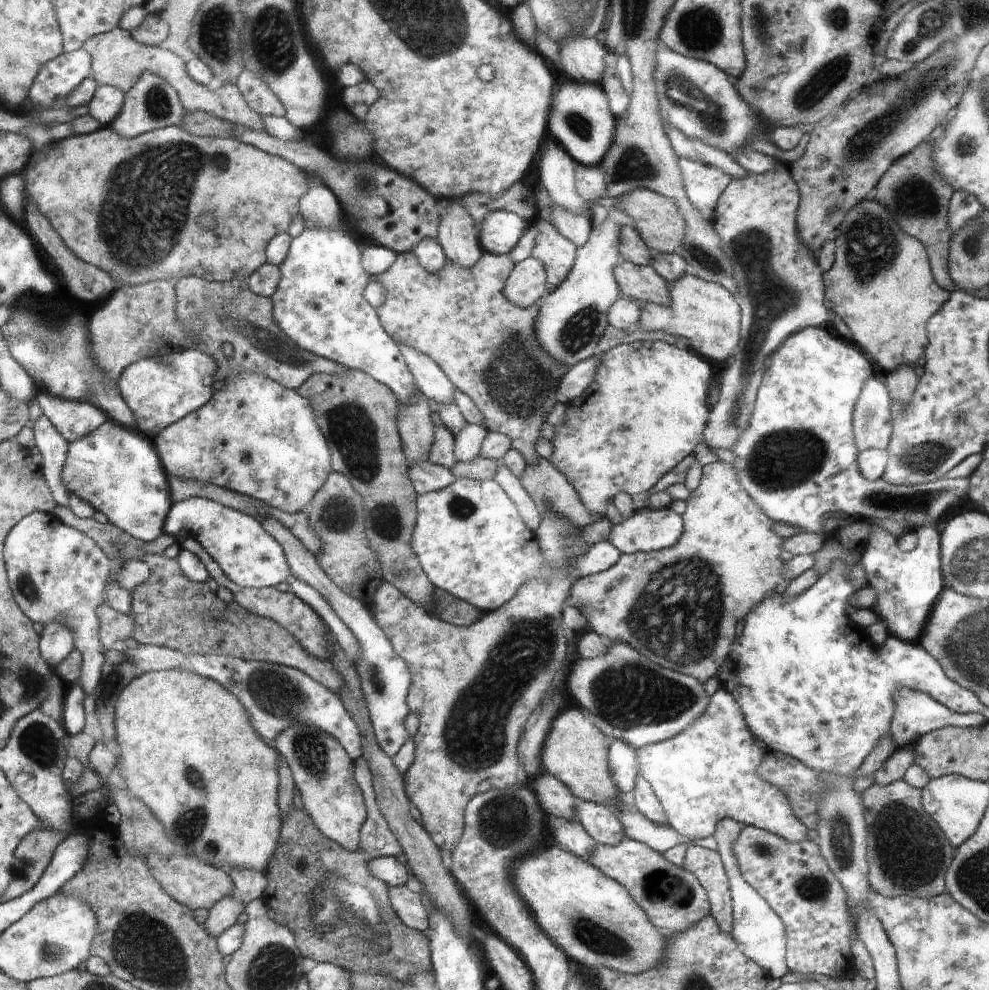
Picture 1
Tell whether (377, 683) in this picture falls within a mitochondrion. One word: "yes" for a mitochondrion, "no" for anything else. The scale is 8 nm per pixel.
yes

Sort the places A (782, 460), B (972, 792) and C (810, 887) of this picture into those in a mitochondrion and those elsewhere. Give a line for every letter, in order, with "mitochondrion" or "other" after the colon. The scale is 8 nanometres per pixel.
A: mitochondrion
B: other
C: mitochondrion

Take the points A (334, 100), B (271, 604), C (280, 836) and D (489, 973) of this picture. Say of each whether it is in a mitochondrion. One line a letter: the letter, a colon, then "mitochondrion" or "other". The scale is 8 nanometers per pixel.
A: other
B: other
C: other
D: other

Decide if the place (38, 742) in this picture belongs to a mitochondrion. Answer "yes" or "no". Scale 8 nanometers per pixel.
yes

